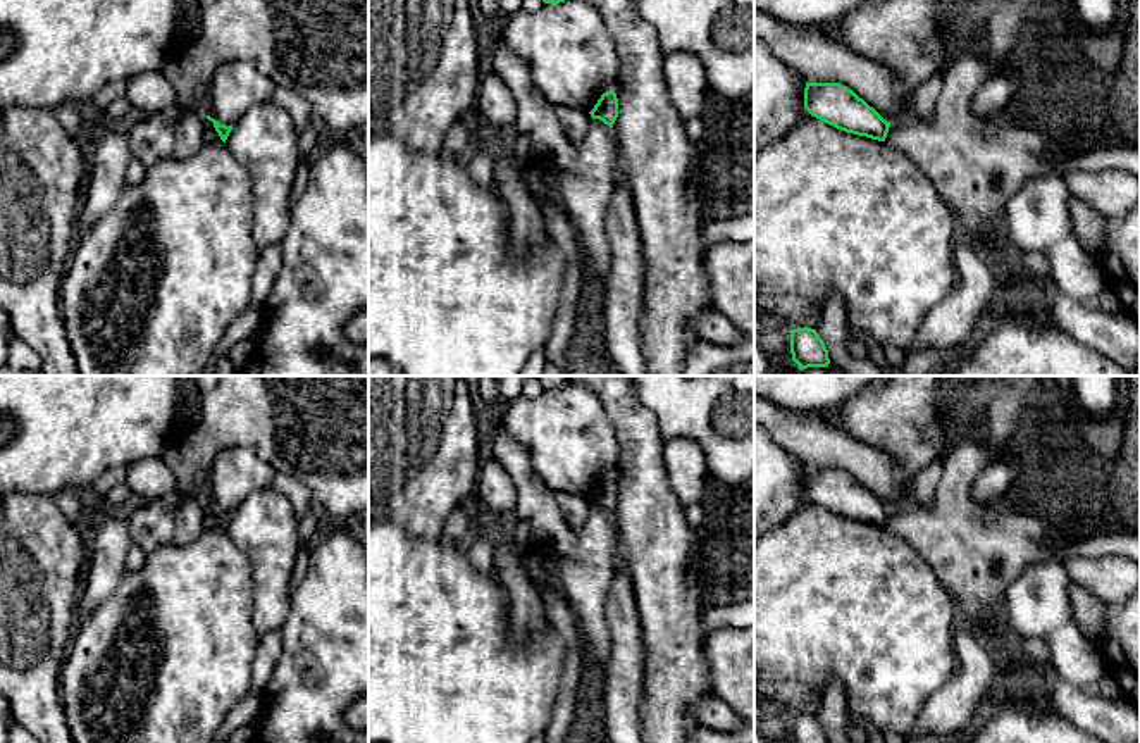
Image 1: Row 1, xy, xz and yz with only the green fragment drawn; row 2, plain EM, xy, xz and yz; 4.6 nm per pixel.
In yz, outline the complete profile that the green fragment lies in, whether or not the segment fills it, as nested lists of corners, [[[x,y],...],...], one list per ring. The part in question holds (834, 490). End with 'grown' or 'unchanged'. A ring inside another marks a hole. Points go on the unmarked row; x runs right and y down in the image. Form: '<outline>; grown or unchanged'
[[[806,469],[804,495],[816,505],[858,522],[885,528],[890,509],[840,469]]]; unchanged

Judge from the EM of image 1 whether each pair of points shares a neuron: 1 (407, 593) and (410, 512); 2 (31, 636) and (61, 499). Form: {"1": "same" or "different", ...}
{"1": "different", "2": "different"}

